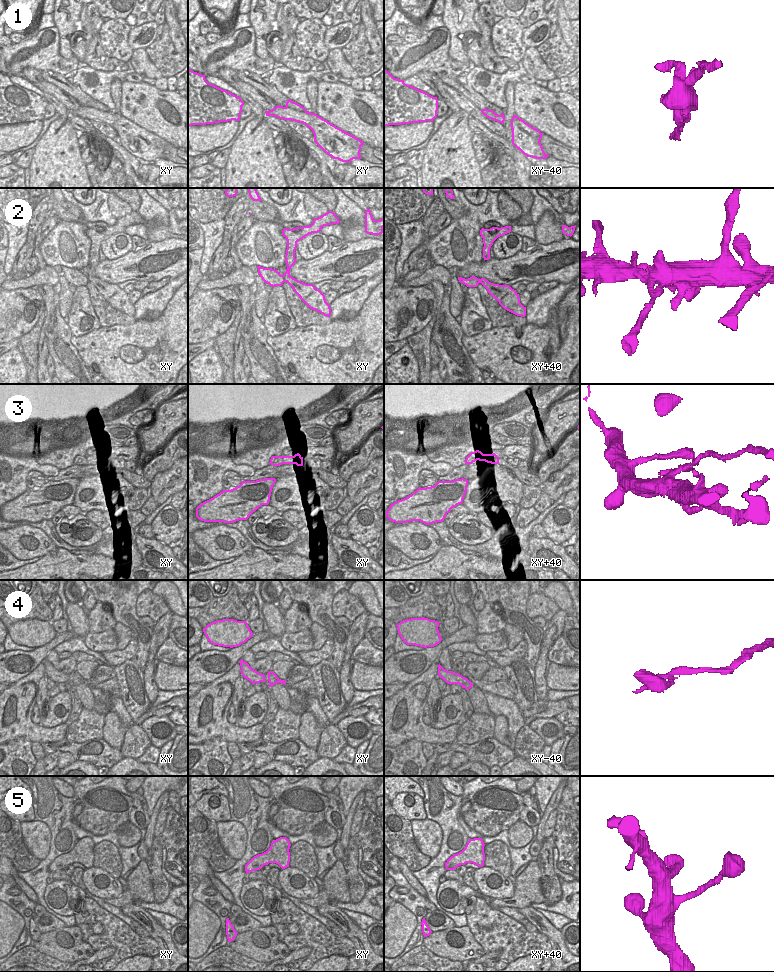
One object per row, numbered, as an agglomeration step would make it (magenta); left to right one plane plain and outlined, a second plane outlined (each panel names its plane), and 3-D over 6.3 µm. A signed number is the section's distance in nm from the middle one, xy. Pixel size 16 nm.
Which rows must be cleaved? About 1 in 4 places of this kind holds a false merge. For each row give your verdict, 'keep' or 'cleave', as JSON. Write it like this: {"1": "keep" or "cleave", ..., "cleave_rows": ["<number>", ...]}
{"1": "cleave", "2": "keep", "3": "cleave", "4": "keep", "5": "keep", "cleave_rows": ["1", "3"]}

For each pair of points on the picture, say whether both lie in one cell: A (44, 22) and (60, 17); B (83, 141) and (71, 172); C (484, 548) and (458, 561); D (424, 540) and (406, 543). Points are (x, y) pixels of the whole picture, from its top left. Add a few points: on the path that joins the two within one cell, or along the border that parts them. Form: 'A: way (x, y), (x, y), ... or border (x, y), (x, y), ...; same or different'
A: border (52, 13), (55, 26); different
B: border (78, 134), (78, 149), (81, 153); different
C: border (478, 554), (501, 560); different
D: way (420, 540), (410, 540); same

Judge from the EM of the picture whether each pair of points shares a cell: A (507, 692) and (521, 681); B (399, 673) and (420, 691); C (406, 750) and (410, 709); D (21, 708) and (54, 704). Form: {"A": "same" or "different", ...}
{"A": "different", "B": "different", "C": "different", "D": "different"}

